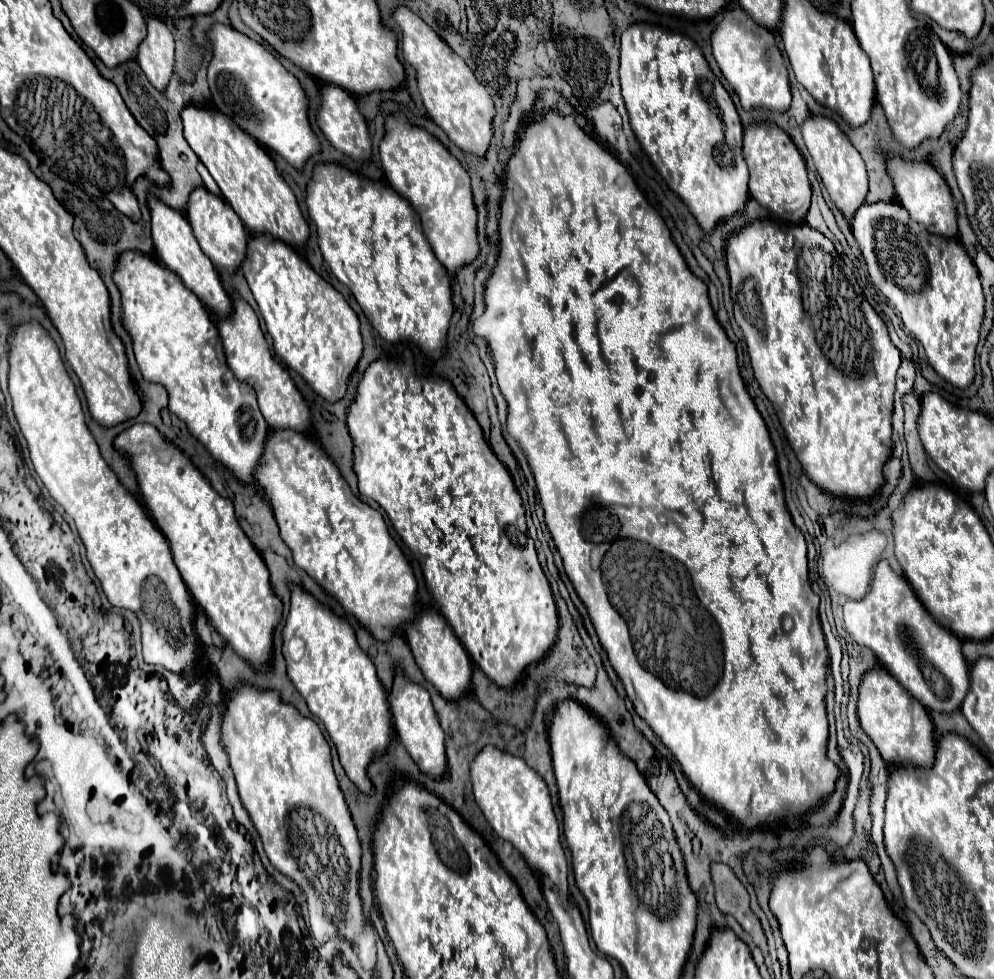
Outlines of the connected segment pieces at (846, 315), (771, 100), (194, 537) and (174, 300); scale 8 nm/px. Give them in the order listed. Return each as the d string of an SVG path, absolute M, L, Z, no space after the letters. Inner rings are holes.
M769 219L753 221L729 237L727 247L725 247L725 259L727 259L729 279L731 279L731 297L733 297L733 307L735 307L735 321L743 331L755 379L757 379L759 387L763 389L763 393L767 395L767 399L773 403L777 417L779 417L779 421L787 433L787 439L789 439L799 463L803 465L805 473L809 475L809 479L817 487L825 489L827 493L831 493L833 496L849 497L849 499L867 499L874 496L883 486L883 465L891 455L893 391L895 391L897 369L901 363L899 351L895 349L895 345L889 339L887 325L875 313L875 309L867 303L865 295L861 293L859 283L855 281L855 275L843 263L835 245L825 235L821 235L819 231L815 231L807 225L793 225L793 223L779 225L779 223L771 223Z
M733 9L727 15L727 19L713 31L711 45L713 45L713 57L717 59L723 77L739 95L743 109L747 111L755 107L765 107L771 111L789 109L791 89L787 79L787 67L781 49L777 47L775 35L769 29L757 25L747 13L743 15L743 11Z
M149 423L127 429L113 445L135 471L141 497L165 535L173 561L195 603L235 653L261 669L269 659L273 629L281 621L283 605L273 595L261 555L237 523L233 503L223 499L193 461Z
M141 251L121 253L113 273L113 281L121 291L123 327L133 341L135 359L139 363L143 379L163 385L169 393L169 411L181 421L185 421L189 431L203 443L203 447L227 469L231 469L237 479L253 483L253 473L261 459L263 443L267 439L267 423L259 411L253 389L237 381L235 375L229 371L221 337L207 307L197 299L191 289L183 285L183 281L171 269Z

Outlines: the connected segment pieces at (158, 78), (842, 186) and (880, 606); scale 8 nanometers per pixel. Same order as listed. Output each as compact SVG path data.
M155 17L147 19L147 37L139 45L137 63L159 91L165 91L175 67L175 41L167 25Z
M809 115L801 127L803 141L815 161L815 167L821 175L823 185L827 187L831 201L837 205L837 209L845 217L853 217L853 213L863 205L865 195L867 195L867 171L865 163L859 155L859 151L853 147L849 137L839 129L839 125L827 117L815 117Z
M883 559L877 563L873 585L861 601L843 605L843 621L849 635L869 647L887 671L921 705L937 713L953 713L969 691L969 665L961 653L961 641L943 629L919 603L911 585Z

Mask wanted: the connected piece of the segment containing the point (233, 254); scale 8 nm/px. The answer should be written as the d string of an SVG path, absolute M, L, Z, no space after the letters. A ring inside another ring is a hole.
M197 187L187 203L185 215L193 227L195 239L199 241L203 253L211 259L211 263L217 269L223 271L233 271L241 261L245 259L245 249L247 249L247 231L237 213L231 209L231 205L213 193L209 193L205 187Z

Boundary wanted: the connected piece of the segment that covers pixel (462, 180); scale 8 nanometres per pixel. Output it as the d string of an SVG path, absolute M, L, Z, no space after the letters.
M391 115L385 121L385 139L379 145L381 165L389 185L405 197L421 219L423 233L439 259L453 275L459 267L477 257L477 211L471 195L471 181L461 163L427 131L415 129L403 115Z

